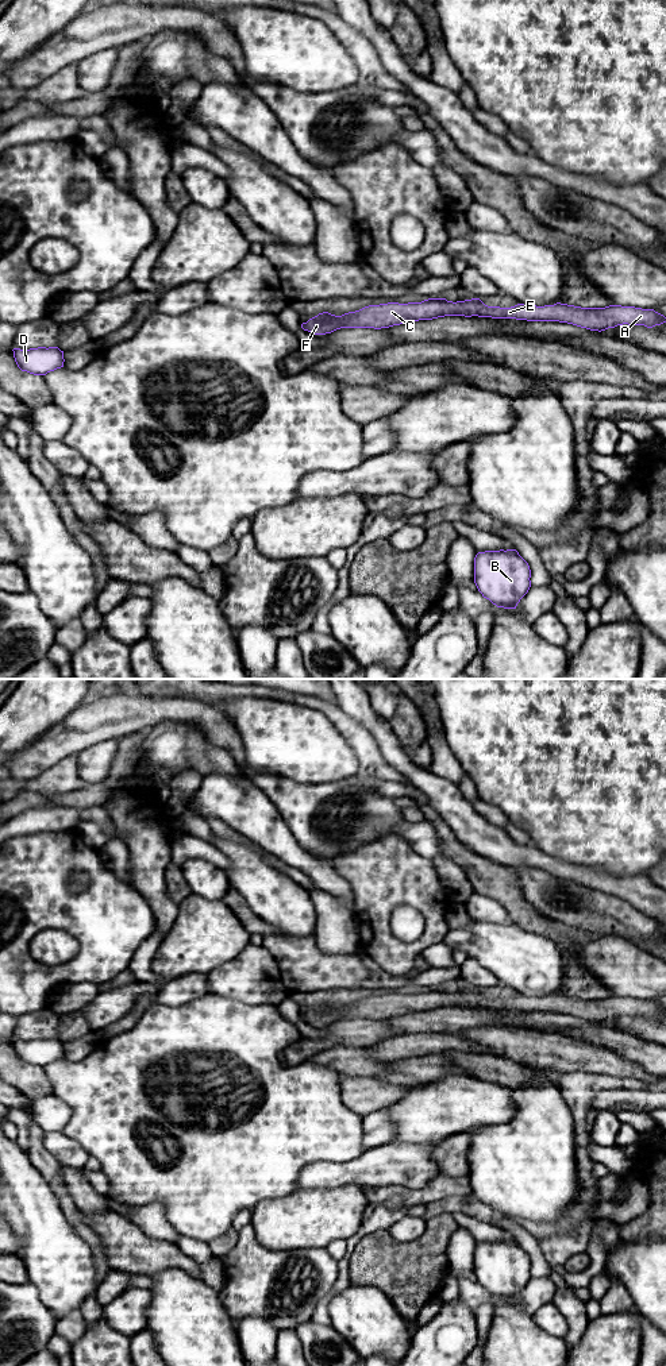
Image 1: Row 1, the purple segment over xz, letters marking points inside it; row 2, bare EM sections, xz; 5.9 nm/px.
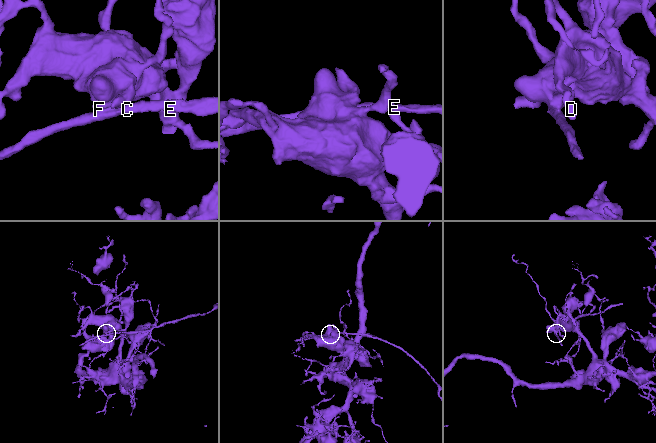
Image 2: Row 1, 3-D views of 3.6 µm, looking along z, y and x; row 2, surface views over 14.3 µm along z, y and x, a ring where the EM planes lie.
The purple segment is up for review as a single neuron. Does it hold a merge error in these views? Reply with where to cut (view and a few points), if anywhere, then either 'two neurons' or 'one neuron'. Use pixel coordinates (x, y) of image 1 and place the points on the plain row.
xz (339, 1007), (337, 1019) | two neurons

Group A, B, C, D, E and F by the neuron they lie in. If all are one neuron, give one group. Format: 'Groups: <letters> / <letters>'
Groups: A C E / B D F

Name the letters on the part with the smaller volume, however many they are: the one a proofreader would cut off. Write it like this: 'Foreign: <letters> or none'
Foreign: A, C, E

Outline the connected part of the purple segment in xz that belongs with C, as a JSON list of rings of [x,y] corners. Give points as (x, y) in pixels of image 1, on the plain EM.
[[[428,989],[421,993],[369,996],[339,1007],[336,1019],[381,1020],[444,1007],[559,1012],[598,1023],[623,1015],[652,1019],[666,1014],[666,1008],[654,1000],[635,998],[581,999],[557,993],[544,998],[517,995],[511,999],[500,999],[488,998],[480,989],[457,993],[447,992],[446,989]]]

